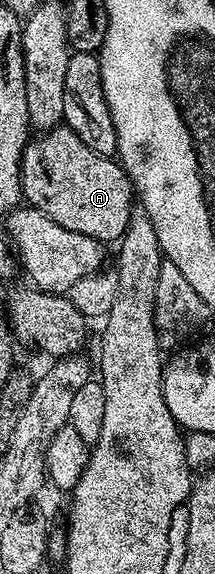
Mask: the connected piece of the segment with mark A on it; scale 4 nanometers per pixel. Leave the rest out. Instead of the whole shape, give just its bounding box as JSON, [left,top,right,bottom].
[21,127,133,243]

